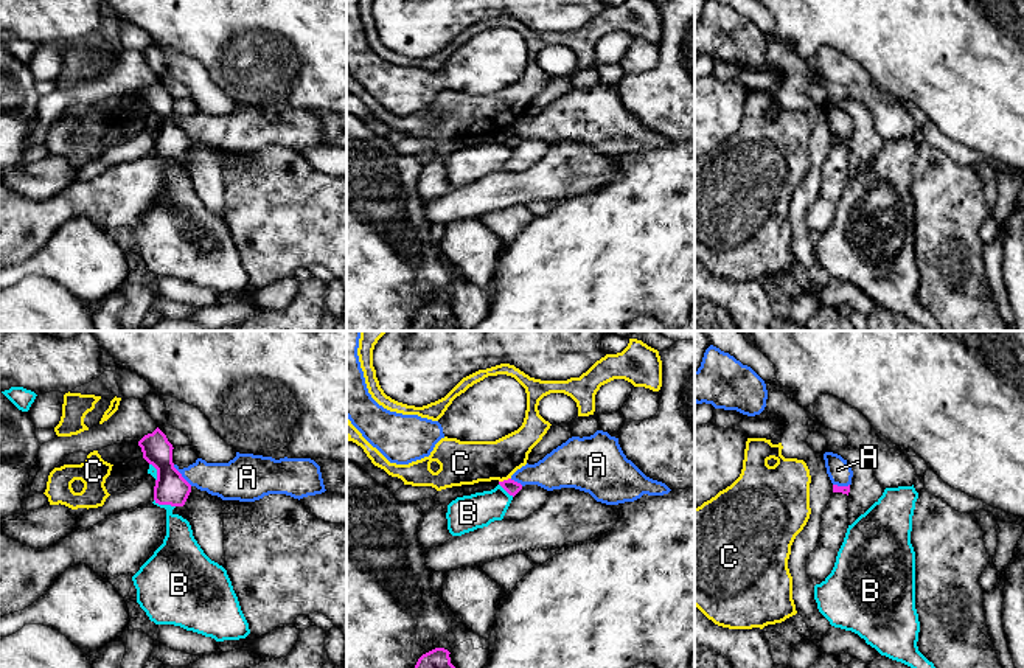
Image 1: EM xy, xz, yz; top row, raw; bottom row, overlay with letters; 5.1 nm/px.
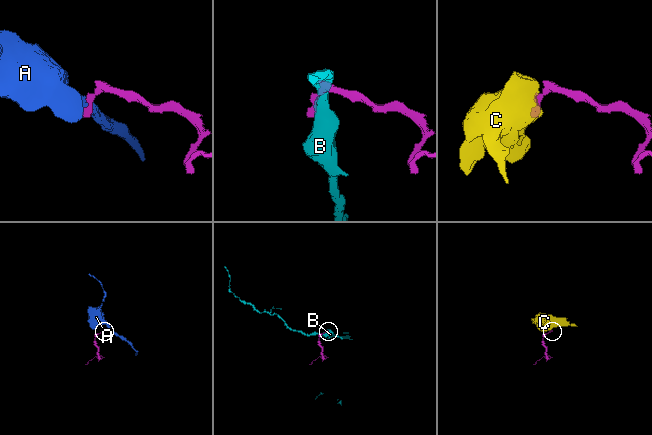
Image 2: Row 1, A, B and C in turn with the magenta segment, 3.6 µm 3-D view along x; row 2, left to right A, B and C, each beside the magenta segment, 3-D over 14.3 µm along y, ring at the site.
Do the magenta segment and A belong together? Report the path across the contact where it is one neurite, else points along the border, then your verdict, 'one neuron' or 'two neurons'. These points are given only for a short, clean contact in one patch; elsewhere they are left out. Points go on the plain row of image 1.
border xy (173, 117), (191, 137); two neurons

